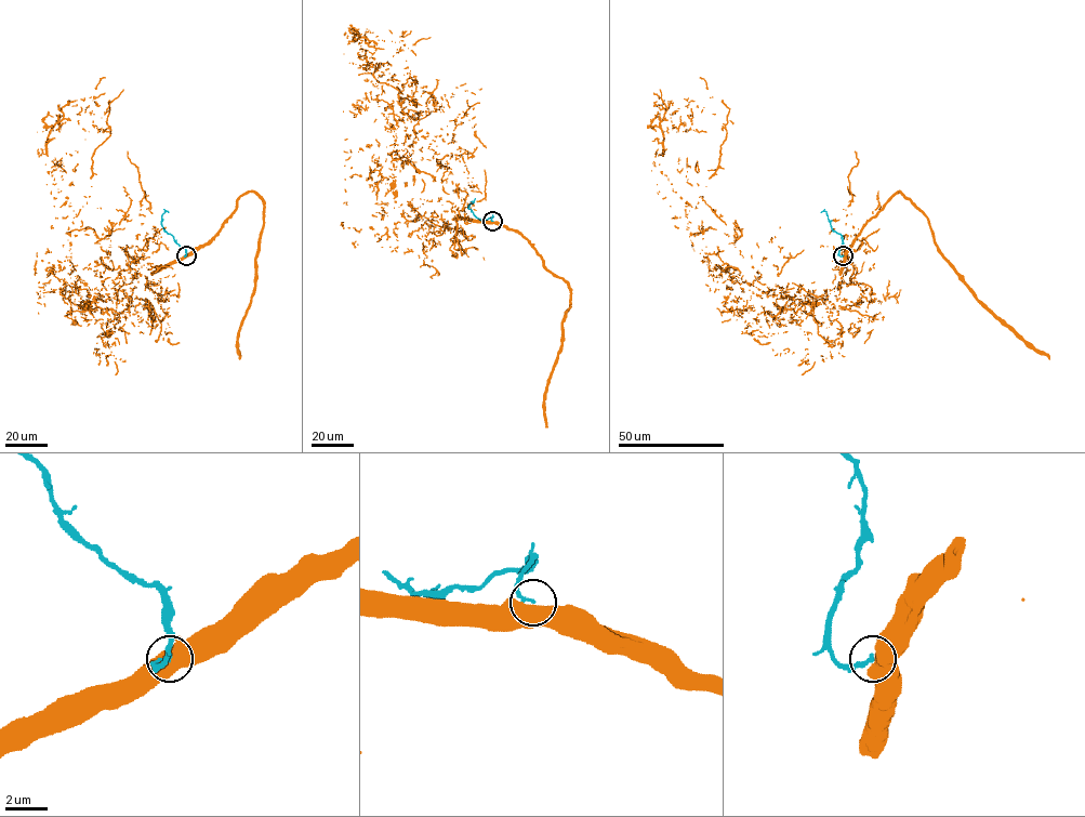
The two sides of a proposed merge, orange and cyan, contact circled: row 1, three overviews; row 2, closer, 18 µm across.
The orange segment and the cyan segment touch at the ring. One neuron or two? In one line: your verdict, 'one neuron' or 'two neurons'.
two neurons

